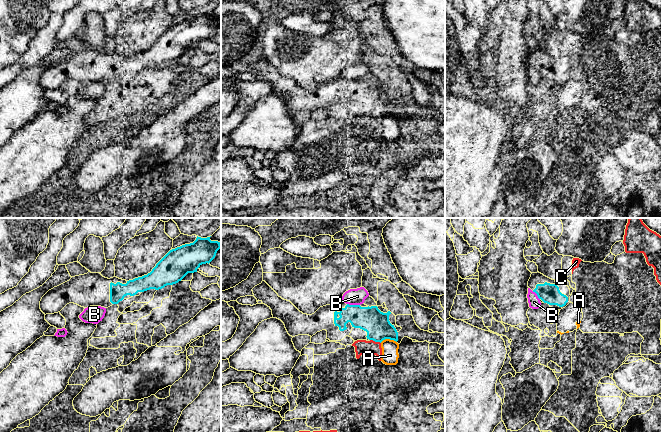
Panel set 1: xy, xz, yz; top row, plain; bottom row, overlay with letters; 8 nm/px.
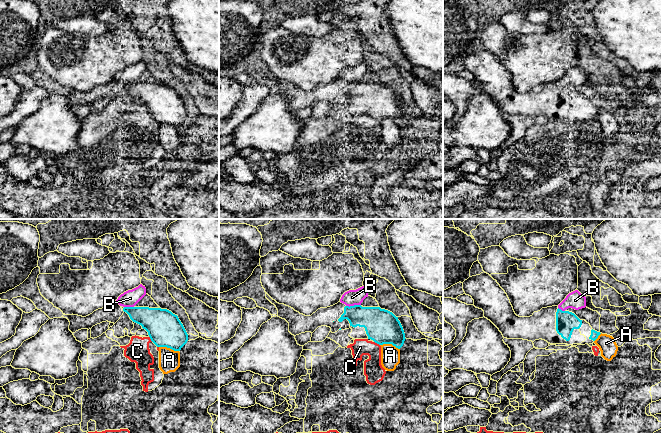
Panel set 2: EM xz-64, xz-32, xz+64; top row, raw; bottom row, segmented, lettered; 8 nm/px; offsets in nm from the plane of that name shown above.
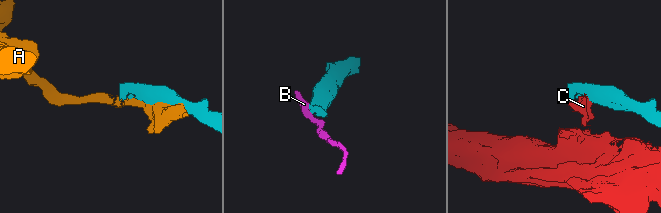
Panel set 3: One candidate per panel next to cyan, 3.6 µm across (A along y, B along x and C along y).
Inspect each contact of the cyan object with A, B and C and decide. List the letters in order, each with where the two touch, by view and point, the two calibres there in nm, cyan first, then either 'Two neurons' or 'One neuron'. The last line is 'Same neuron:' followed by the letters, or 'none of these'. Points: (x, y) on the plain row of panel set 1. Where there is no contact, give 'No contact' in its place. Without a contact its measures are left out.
A: Touches cyan at xz (388, 114). Thickness 200 nm (cyan) against 130 nm. Two neurons
B: Touches cyan at xz (353, 81). Thickness 200 nm (cyan) against 130 nm. Two neurons
C: Touches cyan at xz (375, 117). Thickness 200 nm (cyan) against 130 nm. Two neurons
Same neuron: none of these

